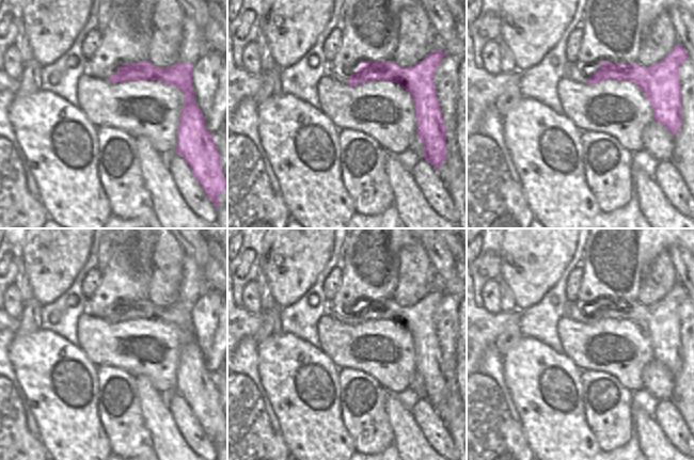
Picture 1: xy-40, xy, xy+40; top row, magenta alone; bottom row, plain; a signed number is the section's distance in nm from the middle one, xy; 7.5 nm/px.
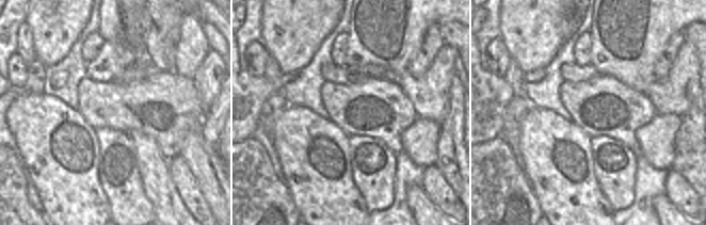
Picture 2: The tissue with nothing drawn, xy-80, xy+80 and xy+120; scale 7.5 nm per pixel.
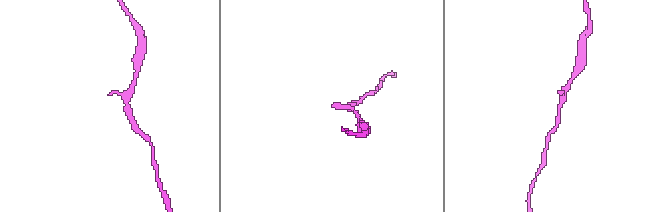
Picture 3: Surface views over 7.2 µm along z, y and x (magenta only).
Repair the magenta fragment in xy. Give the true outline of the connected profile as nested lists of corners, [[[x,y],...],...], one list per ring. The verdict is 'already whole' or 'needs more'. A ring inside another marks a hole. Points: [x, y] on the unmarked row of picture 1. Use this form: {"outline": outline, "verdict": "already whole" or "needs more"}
{"outline": [[[433,288],[411,306],[400,306],[392,300],[361,300],[345,311],[328,308],[326,315],[349,326],[370,319],[390,319],[400,323],[414,342],[416,371],[423,382],[423,395],[438,410],[446,397],[446,367],[433,324],[433,314],[445,294],[442,288]]], "verdict": "needs more"}

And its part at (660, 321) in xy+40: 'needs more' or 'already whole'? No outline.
needs more

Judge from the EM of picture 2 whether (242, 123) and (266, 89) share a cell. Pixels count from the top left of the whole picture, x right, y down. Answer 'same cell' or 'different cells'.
same cell

